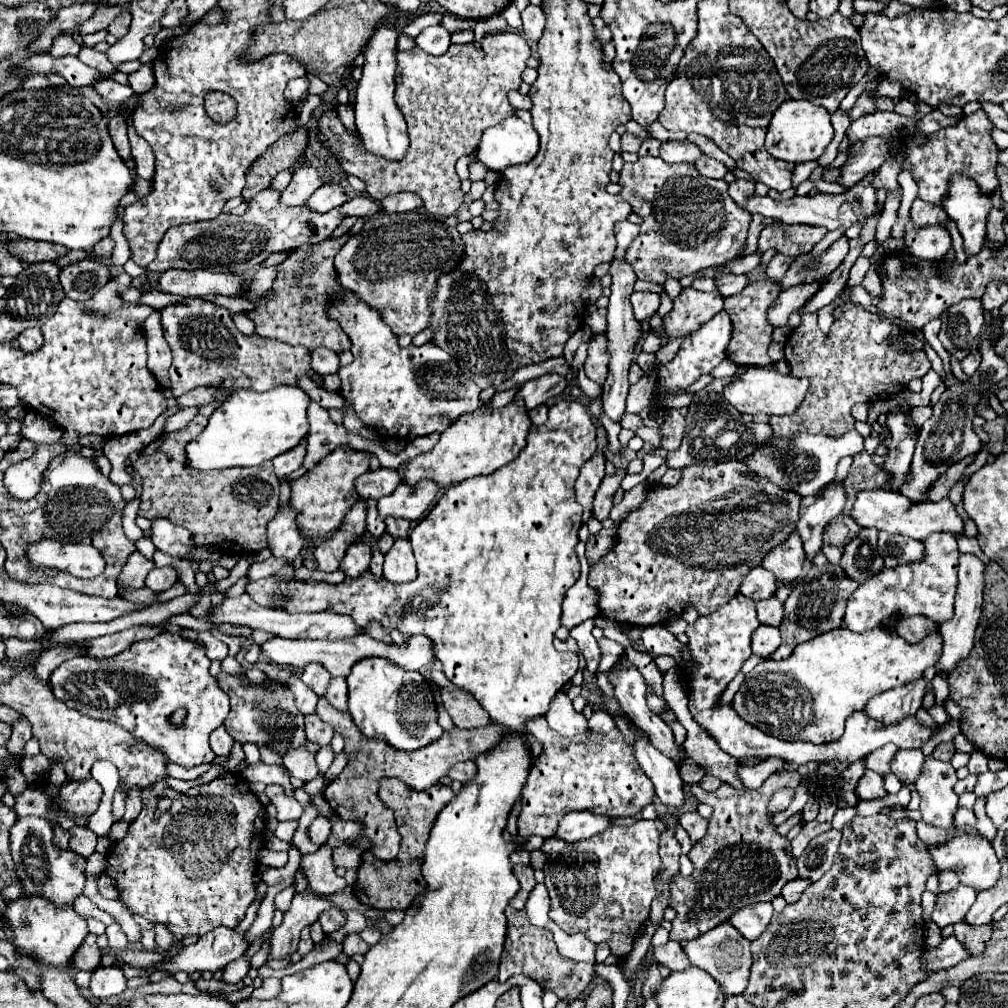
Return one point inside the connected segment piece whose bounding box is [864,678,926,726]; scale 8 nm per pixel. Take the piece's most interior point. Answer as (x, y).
(894, 705)

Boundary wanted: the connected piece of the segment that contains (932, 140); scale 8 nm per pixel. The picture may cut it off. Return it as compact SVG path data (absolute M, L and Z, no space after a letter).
M978 110L978 112L958 120L958 124L930 134L926 144L922 144L922 146L916 146L916 144L904 146L906 158L904 158L902 170L912 172L912 178L920 188L918 198L926 200L930 204L942 204L948 194L948 182L954 174L966 174L968 178L972 178L980 186L980 194L984 194L984 196L994 192L994 188L998 186L996 168L998 168L1000 148L996 146L996 142L990 136L992 128L994 128L994 124L986 116L986 112Z

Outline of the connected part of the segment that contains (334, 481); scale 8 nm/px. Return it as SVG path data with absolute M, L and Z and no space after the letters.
M334 450L316 466L316 470L306 472L302 478L290 482L290 506L298 512L296 526L308 538L320 538L340 528L344 512L348 512L360 498L354 490L354 482L360 474L368 472L370 456L356 450Z

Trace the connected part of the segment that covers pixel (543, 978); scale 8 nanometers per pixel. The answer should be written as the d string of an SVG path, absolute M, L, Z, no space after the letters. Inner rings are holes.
M508 906L506 908L506 920L508 920L508 930L506 930L504 952L502 952L502 958L500 958L498 980L506 982L512 974L526 974L532 980L536 980L538 984L542 984L544 988L554 990L558 994L558 998L564 998L564 1000L578 998L578 994L586 988L586 984L594 976L594 972L592 972L594 964L574 962L574 960L564 958L558 952L558 948L552 940L552 934L546 928L538 928L538 926L528 922L526 910L514 910L514 908Z

